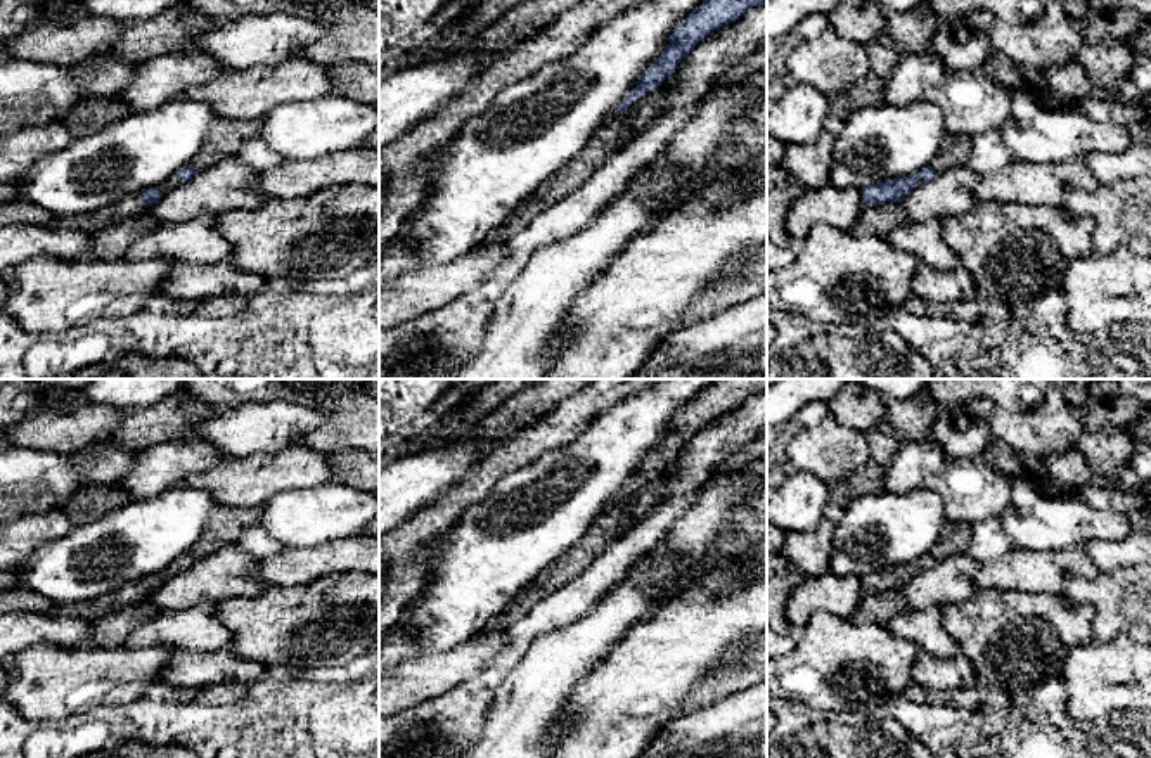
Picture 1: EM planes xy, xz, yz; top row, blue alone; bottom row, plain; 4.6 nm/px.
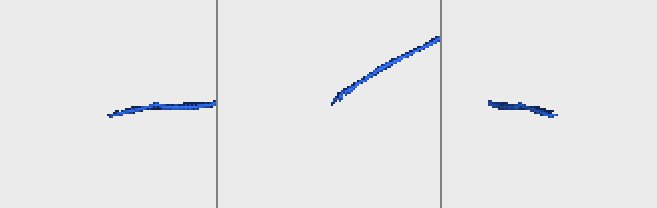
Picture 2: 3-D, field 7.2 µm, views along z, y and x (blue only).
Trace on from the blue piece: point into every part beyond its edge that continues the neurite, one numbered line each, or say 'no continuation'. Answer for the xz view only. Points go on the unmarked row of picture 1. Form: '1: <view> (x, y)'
no continuation

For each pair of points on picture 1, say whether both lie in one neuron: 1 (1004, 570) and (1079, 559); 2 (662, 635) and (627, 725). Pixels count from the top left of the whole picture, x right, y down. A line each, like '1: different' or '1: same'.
1: same
2: same

